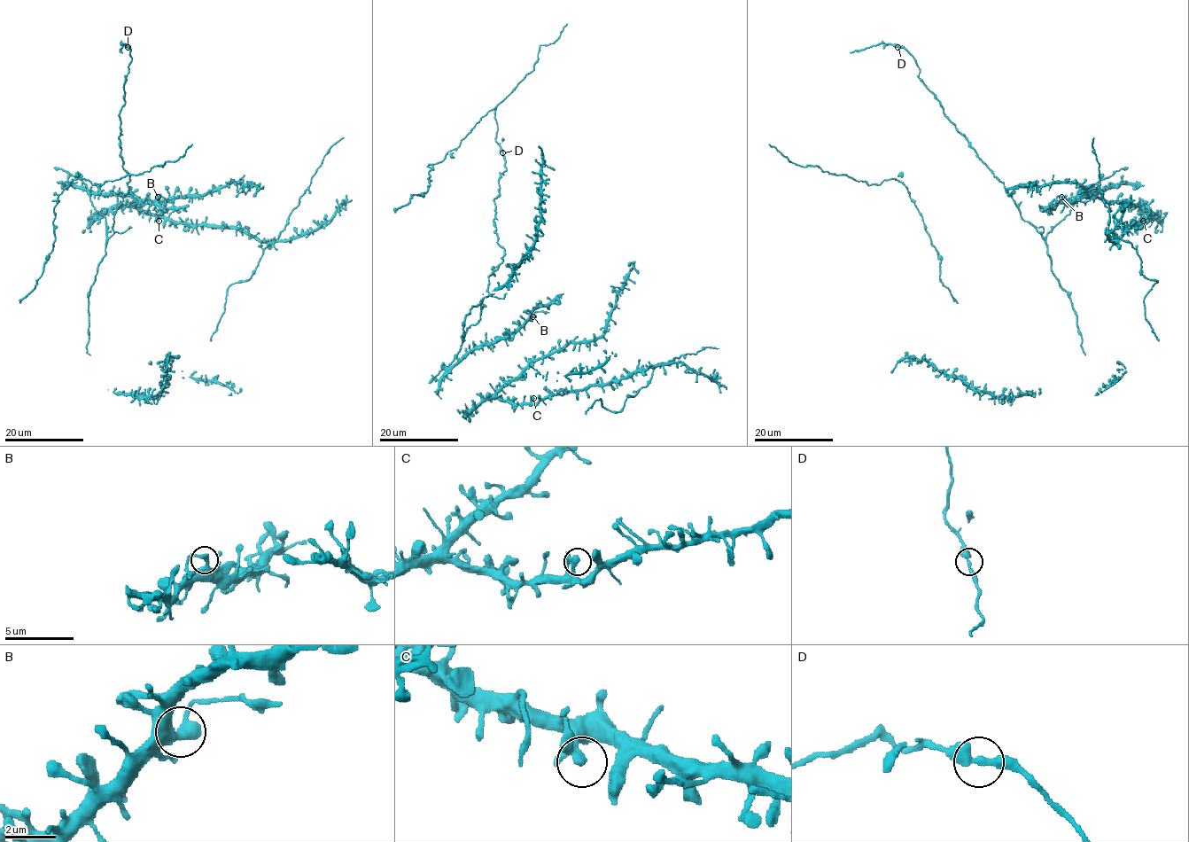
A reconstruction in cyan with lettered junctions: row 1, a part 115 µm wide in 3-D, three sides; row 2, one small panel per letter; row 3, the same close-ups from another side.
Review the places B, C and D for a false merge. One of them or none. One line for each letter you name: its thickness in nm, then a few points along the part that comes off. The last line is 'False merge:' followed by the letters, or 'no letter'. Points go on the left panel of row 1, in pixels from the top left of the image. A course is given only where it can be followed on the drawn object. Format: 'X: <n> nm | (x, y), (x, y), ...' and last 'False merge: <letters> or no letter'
B: 360 nm | (159, 198), (174, 202)
False merge: B

